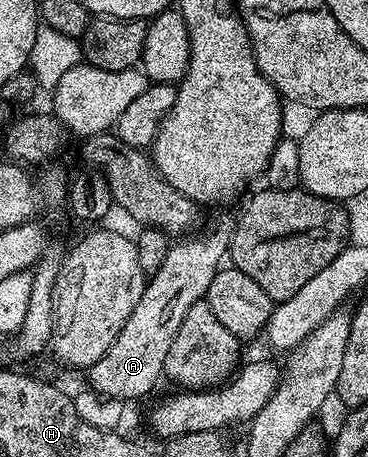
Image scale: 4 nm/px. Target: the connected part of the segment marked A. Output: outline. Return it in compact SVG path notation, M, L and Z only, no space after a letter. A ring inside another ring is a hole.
M231 219L220 220L201 236L188 234L173 243L176 245L165 254L156 273L147 277L142 298L138 298L134 314L126 318L126 326L122 326L118 338L114 338L114 346L87 369L86 376L92 383L93 393L119 402L136 400L146 395L159 382L160 376L162 380L166 354L170 354L174 334L178 334L186 310L207 297L214 274L220 271L229 255L233 227Z

